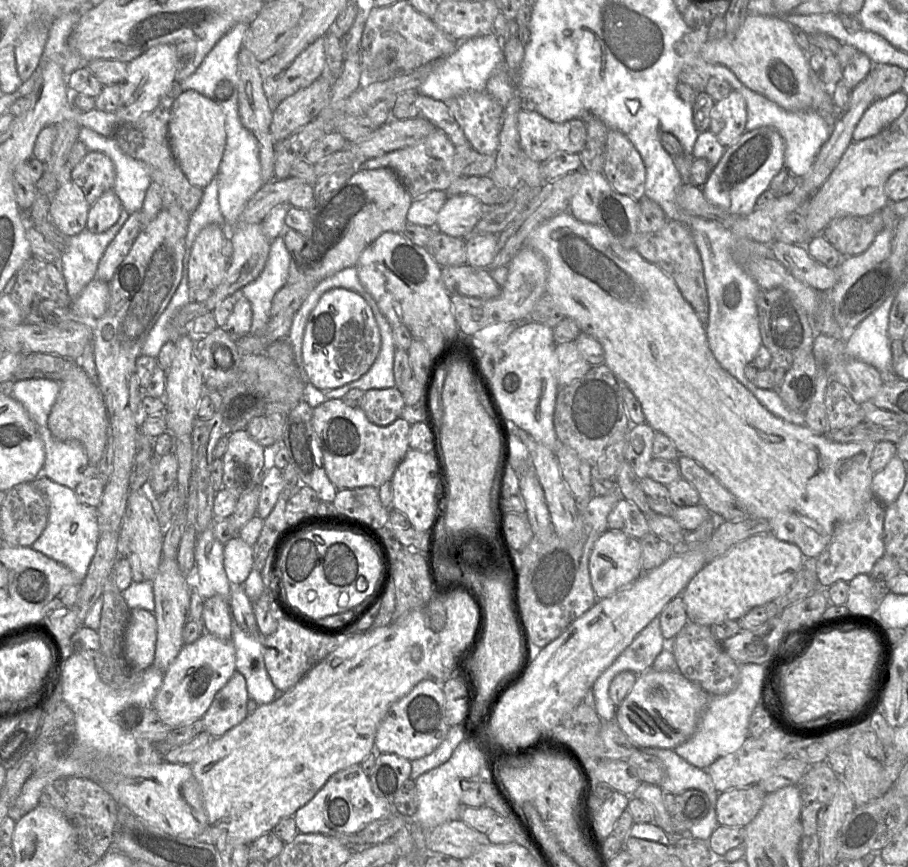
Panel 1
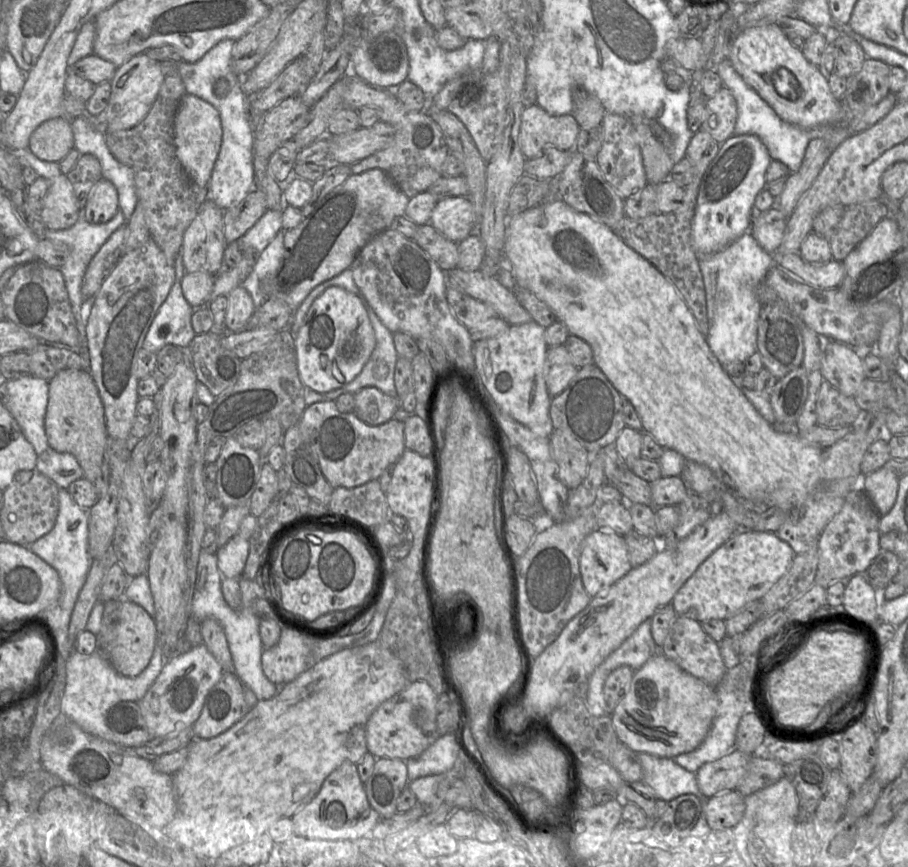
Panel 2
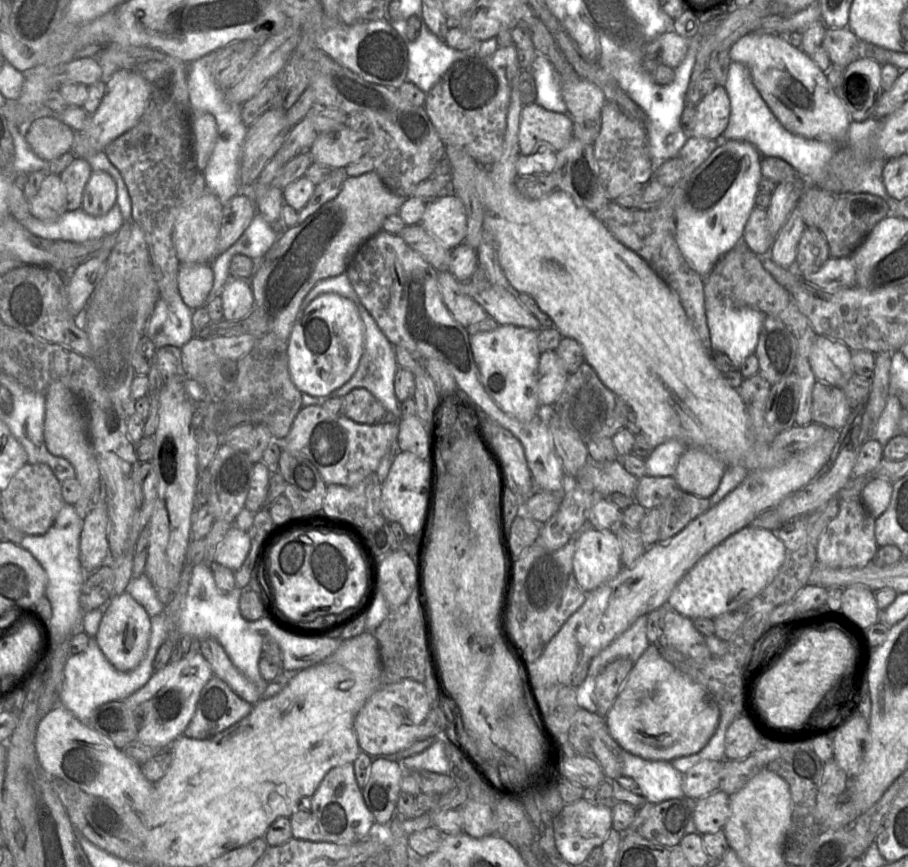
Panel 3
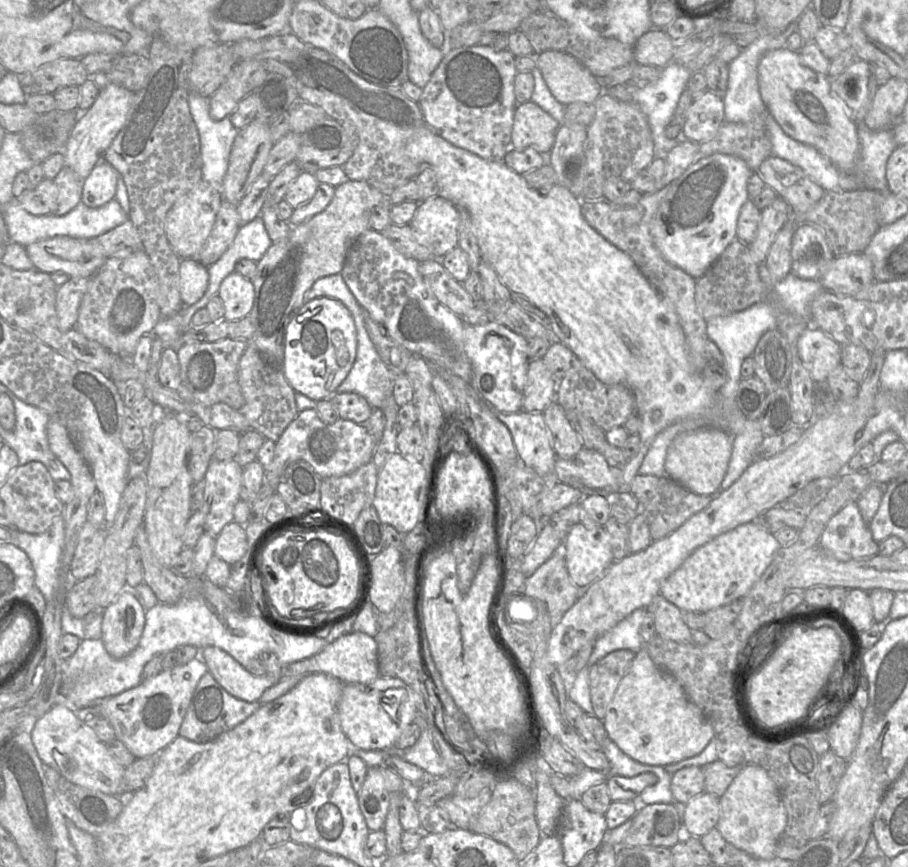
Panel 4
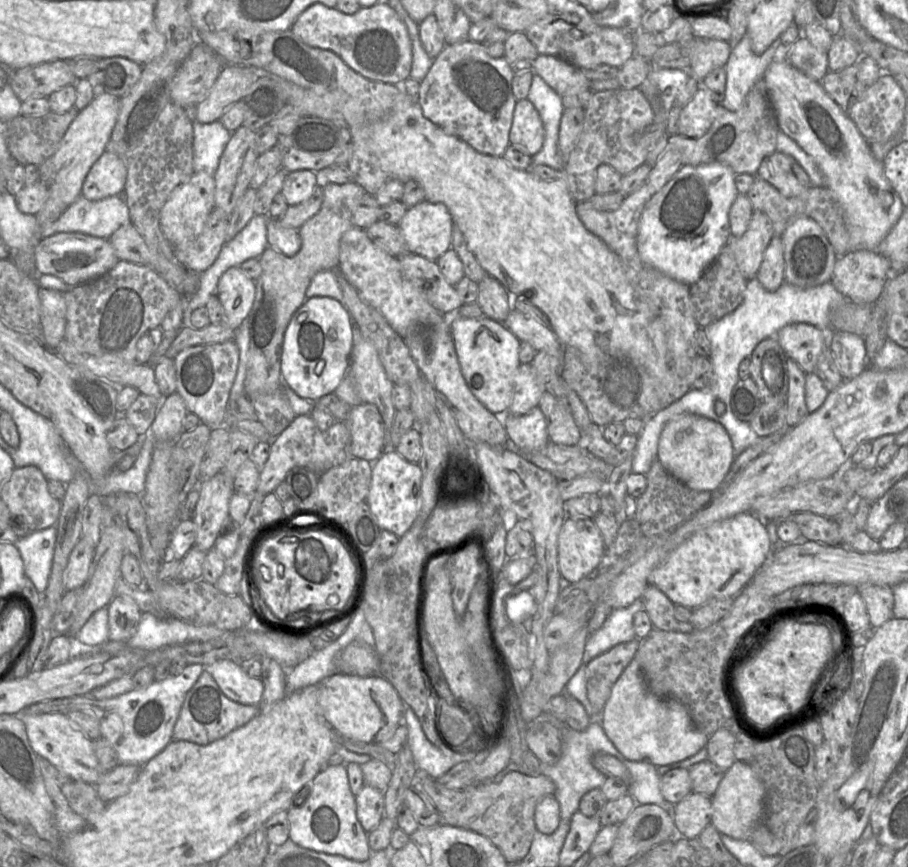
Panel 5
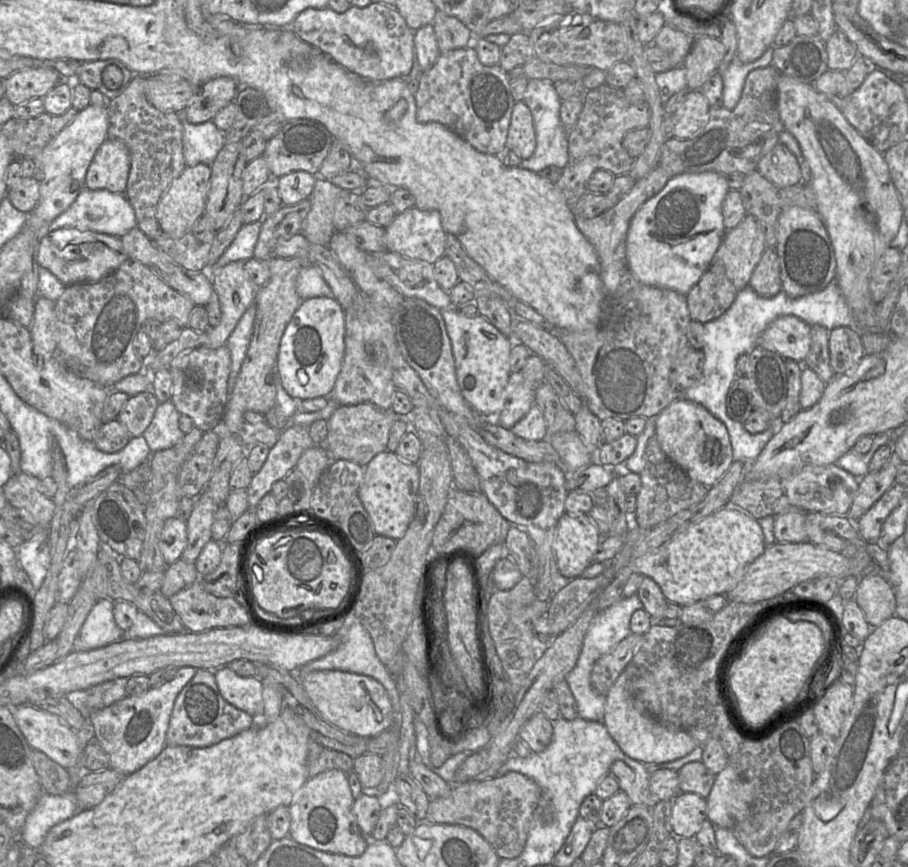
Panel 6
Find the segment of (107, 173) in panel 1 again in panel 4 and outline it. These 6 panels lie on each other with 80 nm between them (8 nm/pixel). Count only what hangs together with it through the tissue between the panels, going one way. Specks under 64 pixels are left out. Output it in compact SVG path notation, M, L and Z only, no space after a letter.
M64 166L53 179L58 187L57 209L53 214L62 216L81 201L84 179L69 166Z

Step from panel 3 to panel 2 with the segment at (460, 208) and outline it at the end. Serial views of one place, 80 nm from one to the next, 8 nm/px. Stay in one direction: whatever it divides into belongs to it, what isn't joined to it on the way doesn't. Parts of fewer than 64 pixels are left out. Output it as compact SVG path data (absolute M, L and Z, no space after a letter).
M465 196L439 200L432 211L429 224L455 243L461 242L470 234L479 235L474 207Z

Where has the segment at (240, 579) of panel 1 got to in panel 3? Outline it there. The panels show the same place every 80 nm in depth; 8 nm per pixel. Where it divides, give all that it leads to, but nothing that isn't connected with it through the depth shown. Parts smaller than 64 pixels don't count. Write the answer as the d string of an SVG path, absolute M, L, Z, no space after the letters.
M232 525L216 549L214 562L235 572L242 566L249 550L247 532Z

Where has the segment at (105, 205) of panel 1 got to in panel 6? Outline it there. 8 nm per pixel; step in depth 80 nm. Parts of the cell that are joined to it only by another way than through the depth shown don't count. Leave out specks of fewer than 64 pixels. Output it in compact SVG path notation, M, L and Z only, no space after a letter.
M107 138L88 167L85 187L124 194L130 166L131 158L127 145L121 140Z

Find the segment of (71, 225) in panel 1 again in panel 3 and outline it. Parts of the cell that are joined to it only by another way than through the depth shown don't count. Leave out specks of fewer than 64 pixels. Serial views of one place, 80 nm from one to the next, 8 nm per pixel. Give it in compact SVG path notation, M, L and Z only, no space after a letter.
M47 173L35 197L28 200L32 216L55 222L67 212L66 188L59 174Z

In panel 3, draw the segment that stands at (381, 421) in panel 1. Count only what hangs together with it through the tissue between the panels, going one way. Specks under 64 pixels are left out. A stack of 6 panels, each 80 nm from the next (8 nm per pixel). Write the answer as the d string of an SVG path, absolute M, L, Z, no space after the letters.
M356 388L343 396L343 415L356 423L374 425L378 424L386 409L366 389Z

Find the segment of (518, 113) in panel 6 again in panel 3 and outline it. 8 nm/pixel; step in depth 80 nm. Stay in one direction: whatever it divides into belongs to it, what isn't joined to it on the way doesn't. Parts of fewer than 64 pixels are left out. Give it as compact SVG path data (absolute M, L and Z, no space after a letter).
M537 103L523 106L518 133L520 154L543 153L549 149L559 151L572 138L573 121L568 113L549 111Z

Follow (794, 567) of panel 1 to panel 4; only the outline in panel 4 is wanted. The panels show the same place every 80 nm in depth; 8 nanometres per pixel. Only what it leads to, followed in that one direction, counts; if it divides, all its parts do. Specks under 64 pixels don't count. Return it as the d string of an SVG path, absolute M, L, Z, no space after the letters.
M756 521L737 526L697 548L661 584L660 594L681 611L706 613L743 598L780 548L774 533Z

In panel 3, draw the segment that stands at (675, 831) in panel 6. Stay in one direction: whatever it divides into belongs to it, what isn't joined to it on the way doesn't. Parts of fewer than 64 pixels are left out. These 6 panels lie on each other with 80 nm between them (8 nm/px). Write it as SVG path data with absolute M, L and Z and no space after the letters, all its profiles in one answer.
M717 790L695 801L693 822L700 835L715 833L730 817L730 796Z

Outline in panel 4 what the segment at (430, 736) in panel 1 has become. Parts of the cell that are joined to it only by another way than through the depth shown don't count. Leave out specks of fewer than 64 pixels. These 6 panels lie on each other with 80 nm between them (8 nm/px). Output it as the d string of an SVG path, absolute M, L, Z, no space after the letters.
M378 677L368 684L345 684L338 702L341 729L350 744L361 750L389 750L417 715L416 695L403 681Z

